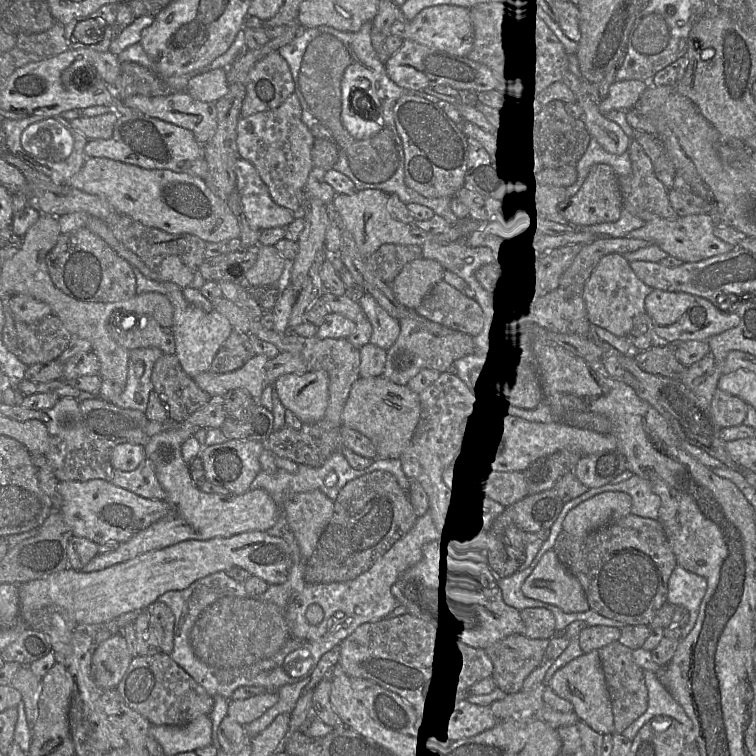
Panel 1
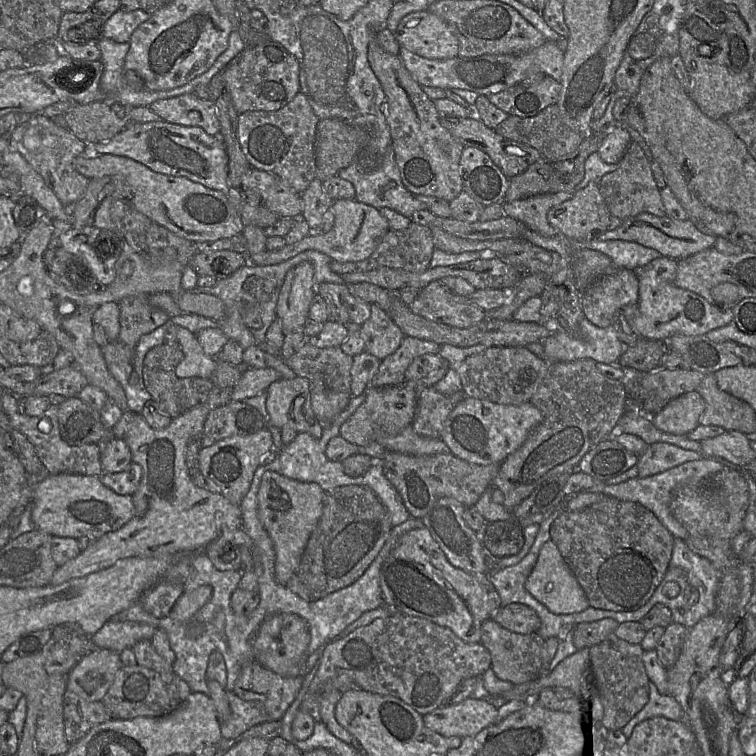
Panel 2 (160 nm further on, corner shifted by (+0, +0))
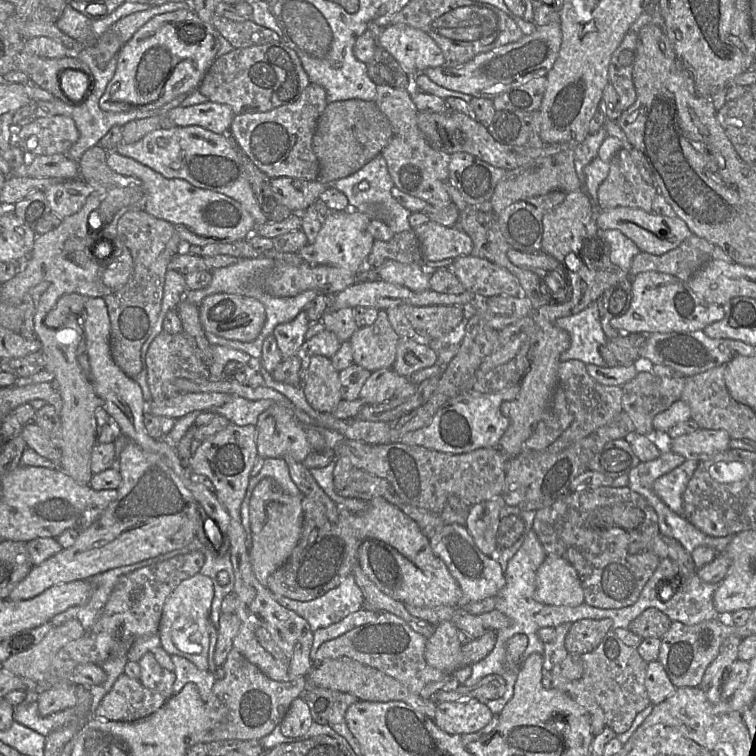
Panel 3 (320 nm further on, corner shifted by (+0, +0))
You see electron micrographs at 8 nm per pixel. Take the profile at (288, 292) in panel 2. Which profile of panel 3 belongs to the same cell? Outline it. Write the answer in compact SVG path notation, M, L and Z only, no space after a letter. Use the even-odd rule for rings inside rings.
M302 310L291 321L275 326L273 336L282 358L285 359L300 353L300 347L305 341L308 322L306 311Z

